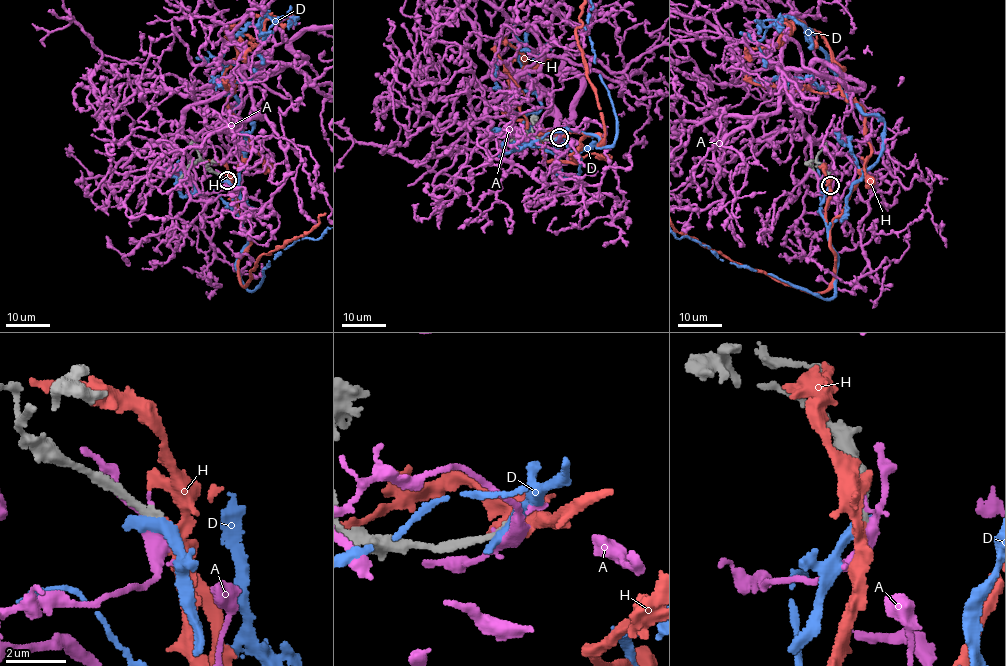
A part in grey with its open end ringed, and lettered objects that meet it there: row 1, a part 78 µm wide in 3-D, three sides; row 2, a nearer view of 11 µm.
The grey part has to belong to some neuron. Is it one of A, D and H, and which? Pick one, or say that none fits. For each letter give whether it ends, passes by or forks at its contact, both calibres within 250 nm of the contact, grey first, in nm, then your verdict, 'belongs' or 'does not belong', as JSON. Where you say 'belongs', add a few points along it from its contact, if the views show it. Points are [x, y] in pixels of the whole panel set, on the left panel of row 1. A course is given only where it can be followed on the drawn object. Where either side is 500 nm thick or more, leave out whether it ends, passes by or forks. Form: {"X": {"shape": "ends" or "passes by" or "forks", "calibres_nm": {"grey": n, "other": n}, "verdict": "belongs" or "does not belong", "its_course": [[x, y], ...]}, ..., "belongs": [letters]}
{"A": {"shape": "passes by", "calibres_nm": {"grey": 240, "other": 240}, "verdict": "does not belong"}, "D": {"shape": "ends", "calibres_nm": {"grey": 220, "other": 460}, "verdict": "does not belong"}, "H": {"shape": "passes by", "calibres_nm": {"grey": 200, "other": 240}, "verdict": "belongs", "its_course": [[226, 180], [240, 220], [232, 181], [249, 141], [223, 80], [237, 58], [229, 28], [269, 16], [243, 61]]}, "belongs": ["H"]}

